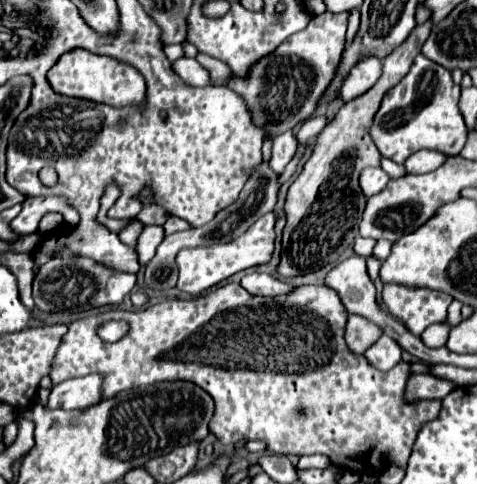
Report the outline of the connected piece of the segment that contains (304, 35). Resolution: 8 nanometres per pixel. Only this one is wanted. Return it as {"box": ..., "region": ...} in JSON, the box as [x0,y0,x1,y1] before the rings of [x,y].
{"box":[228,12,348,138],"region":[[[324,12],[310,18],[306,32],[296,32],[284,44],[280,44],[268,58],[256,62],[250,70],[248,78],[232,76],[228,88],[238,92],[250,112],[256,126],[260,126],[272,138],[282,134],[284,130],[294,128],[298,122],[308,120],[312,112],[318,108],[318,102],[328,88],[336,62],[342,56],[344,40],[346,40],[346,24],[348,14],[332,14]]]}

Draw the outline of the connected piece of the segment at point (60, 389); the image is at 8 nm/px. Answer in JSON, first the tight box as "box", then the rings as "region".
{"box":[46,374,102,410],"region":[[[88,374],[82,378],[70,378],[56,384],[50,392],[46,406],[52,410],[56,408],[76,410],[76,408],[88,408],[100,400],[102,400],[102,376]]]}

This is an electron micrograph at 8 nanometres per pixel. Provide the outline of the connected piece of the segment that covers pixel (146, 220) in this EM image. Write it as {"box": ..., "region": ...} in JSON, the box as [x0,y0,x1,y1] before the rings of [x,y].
{"box":[136,190,168,226],"region":[[[144,190],[144,194],[140,194],[140,202],[144,202],[144,210],[140,210],[136,220],[140,220],[142,224],[164,226],[168,214],[162,206],[156,206],[156,202],[152,202],[152,194],[148,194],[148,190]]]}

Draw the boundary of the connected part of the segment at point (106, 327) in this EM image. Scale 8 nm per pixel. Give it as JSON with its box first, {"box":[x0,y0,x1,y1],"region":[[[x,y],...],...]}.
{"box":[98,320,128,342],"region":[[[110,320],[110,322],[104,322],[98,326],[98,334],[104,342],[116,342],[120,338],[124,338],[128,334],[128,324],[122,322],[122,320]]]}

